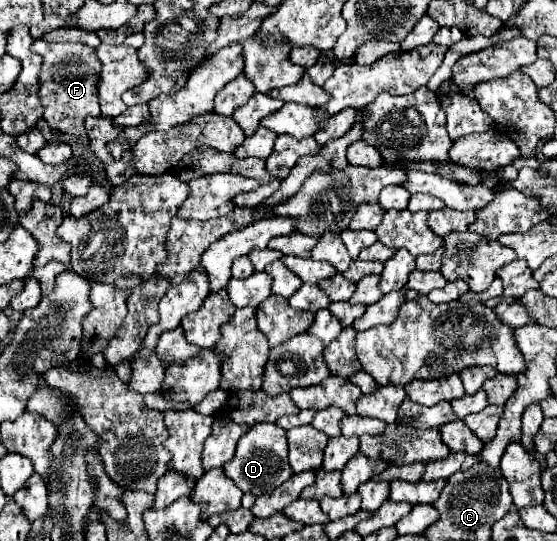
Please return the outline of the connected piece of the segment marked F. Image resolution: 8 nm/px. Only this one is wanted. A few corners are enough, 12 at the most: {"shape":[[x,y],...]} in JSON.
{"shape":[[34,41],[54,131],[82,137],[100,115],[96,49]]}

